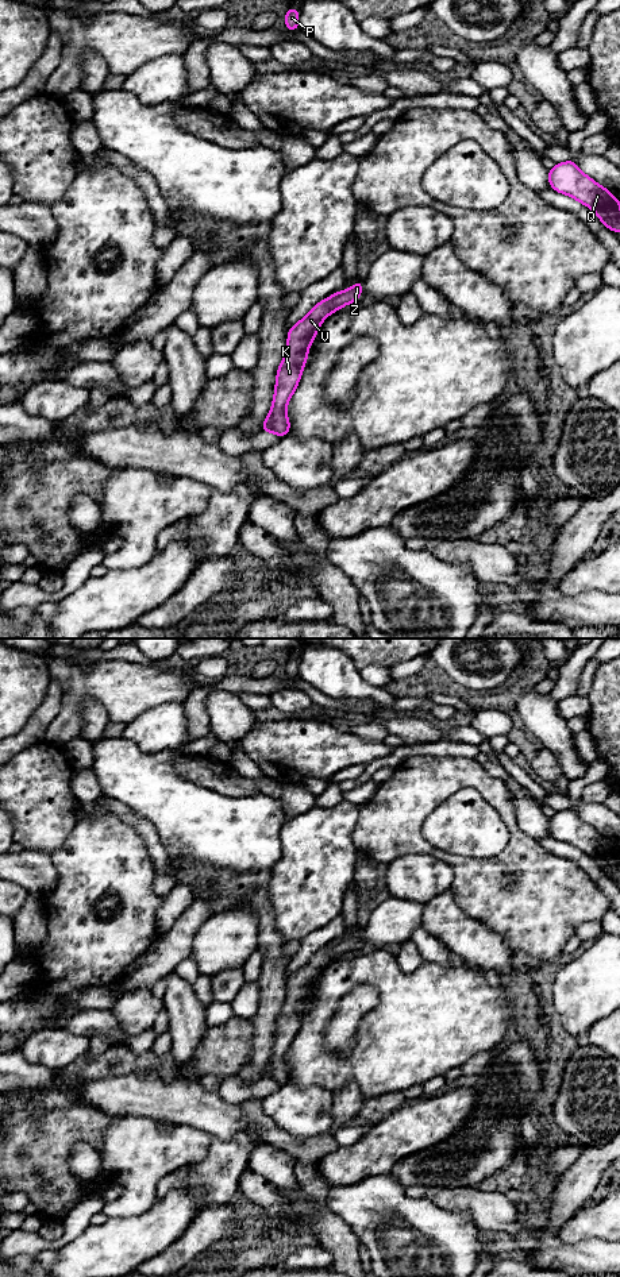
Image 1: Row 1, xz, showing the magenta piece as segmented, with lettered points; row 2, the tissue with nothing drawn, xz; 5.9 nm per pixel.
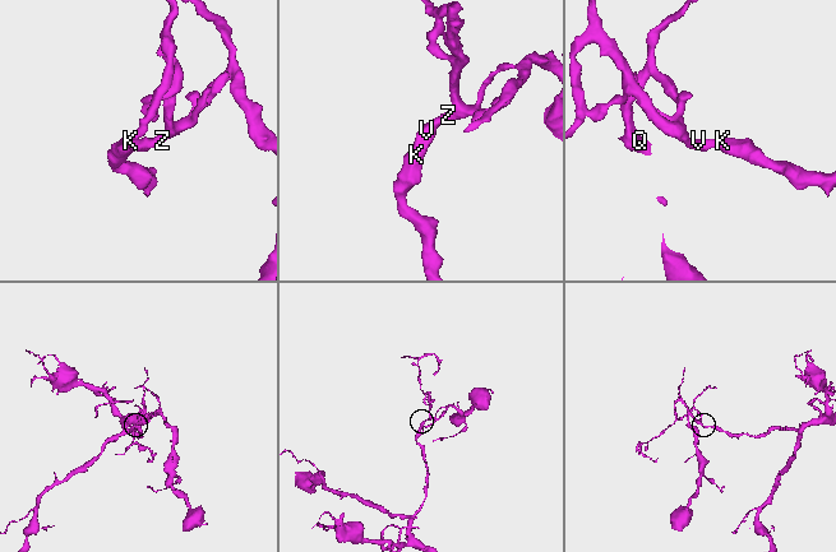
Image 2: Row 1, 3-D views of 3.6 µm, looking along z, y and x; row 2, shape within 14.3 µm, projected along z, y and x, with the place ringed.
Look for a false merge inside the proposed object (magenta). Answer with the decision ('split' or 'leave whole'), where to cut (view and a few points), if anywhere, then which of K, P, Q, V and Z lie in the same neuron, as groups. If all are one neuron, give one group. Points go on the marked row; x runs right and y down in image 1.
leave whole; no cut; K P Q V Z

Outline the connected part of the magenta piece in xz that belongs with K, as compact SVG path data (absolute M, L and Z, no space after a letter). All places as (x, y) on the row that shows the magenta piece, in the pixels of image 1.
M359 279L350 289L321 300L304 319L288 329L286 351L277 370L273 404L262 424L263 432L276 433L280 437L289 435L286 405L300 382L313 337L327 316L361 297L362 286L363 281Z

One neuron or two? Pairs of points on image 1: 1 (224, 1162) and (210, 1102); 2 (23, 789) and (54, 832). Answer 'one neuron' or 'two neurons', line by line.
1: two neurons
2: one neuron

